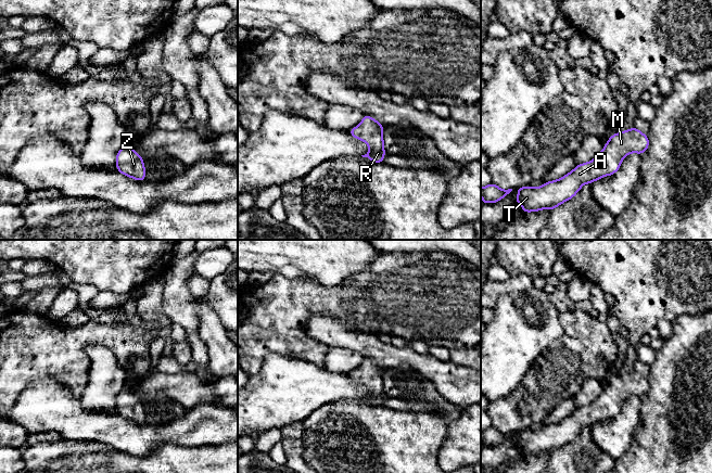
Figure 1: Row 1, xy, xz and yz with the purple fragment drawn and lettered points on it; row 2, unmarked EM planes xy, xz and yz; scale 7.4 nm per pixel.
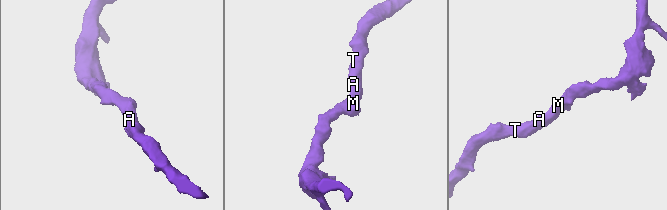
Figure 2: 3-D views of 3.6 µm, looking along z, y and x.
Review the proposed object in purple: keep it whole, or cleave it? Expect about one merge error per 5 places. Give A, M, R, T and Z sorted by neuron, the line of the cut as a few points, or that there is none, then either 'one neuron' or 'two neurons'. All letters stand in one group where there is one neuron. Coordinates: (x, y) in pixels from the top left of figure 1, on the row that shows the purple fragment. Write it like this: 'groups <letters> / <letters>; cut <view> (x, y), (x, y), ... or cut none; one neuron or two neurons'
groups A M R T Z; cut none; one neuron

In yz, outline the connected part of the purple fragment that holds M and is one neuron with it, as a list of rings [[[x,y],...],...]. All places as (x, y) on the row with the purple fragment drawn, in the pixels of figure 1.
[[[635,127],[614,133],[593,161],[577,165],[562,178],[545,182],[538,188],[518,188],[516,202],[522,206],[524,213],[545,208],[552,210],[574,197],[583,184],[590,184],[616,172],[626,155],[634,152],[641,155],[648,146],[648,137]]]

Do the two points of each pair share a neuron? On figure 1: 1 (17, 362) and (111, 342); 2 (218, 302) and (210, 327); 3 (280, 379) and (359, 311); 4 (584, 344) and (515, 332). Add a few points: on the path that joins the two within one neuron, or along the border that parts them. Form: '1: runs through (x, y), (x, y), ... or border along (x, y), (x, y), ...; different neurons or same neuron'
1: runs through (40, 349), (63, 349), (79, 337), (88, 337); same neuron
2: border along (210, 307), (226, 330); different neurons
3: border along (279, 354), (308, 359), (322, 367); different neurons
4: border along (559, 314), (562, 334), (541, 353); different neurons

